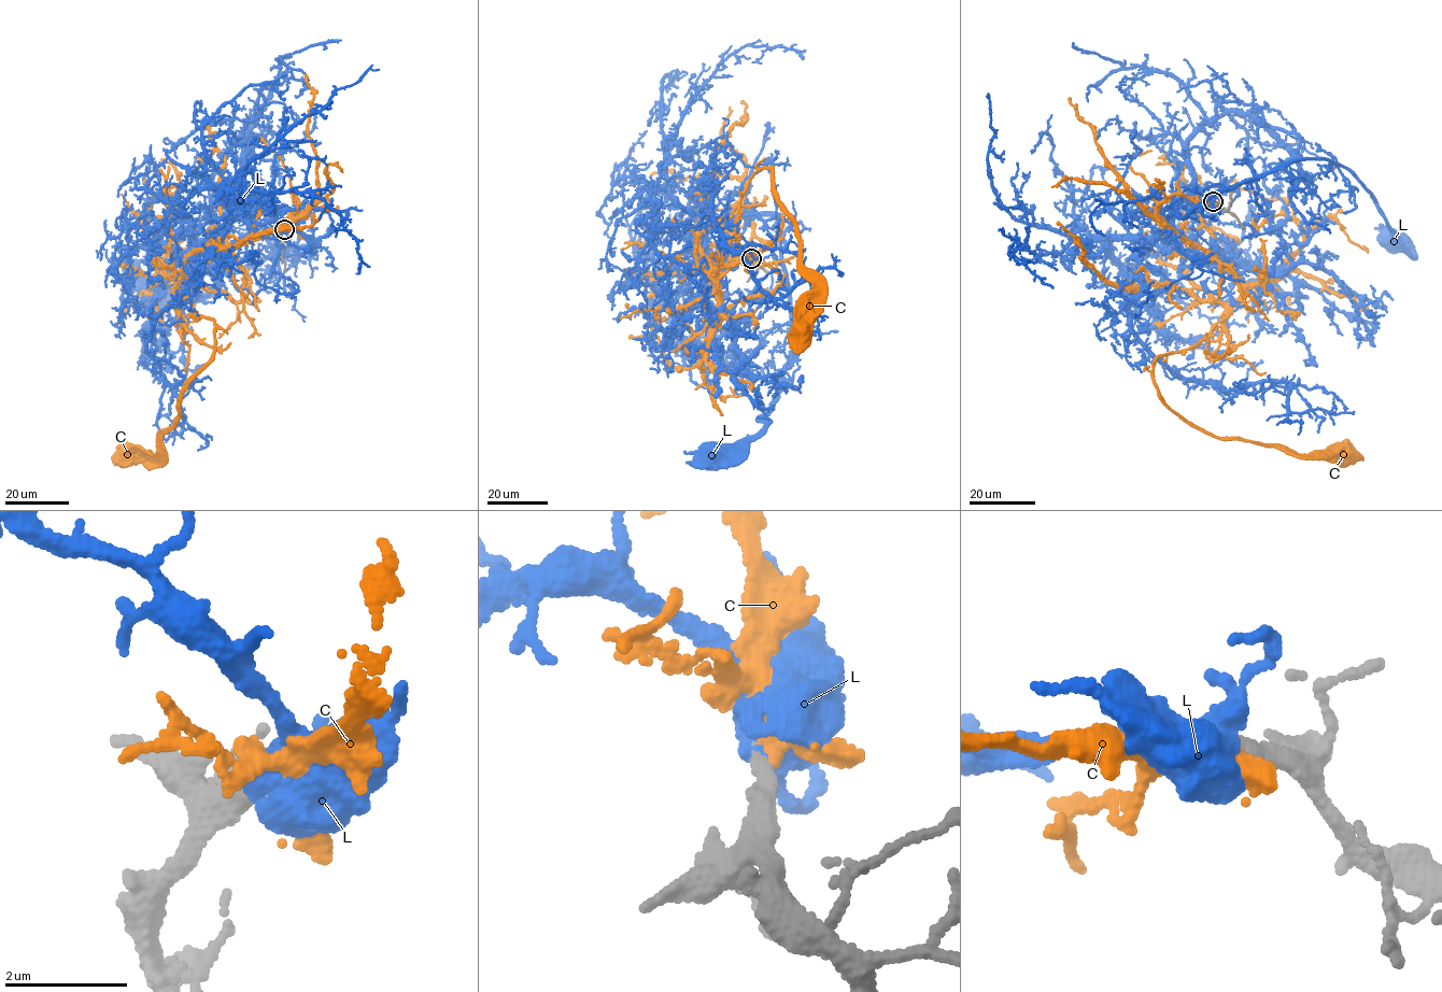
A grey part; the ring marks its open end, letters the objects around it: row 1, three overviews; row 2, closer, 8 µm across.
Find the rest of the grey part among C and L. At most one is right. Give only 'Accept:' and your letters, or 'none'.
Accept: L

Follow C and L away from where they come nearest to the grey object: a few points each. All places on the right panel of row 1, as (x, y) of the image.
C: (1213, 201), (1177, 194), (1157, 212), (1242, 292), (1210, 335), (1155, 357), (1155, 385), (1217, 437), (1338, 461)
L: (1214, 201), (1183, 199), (1160, 231), (1216, 194), (1326, 160), (1372, 193), (1393, 242)

